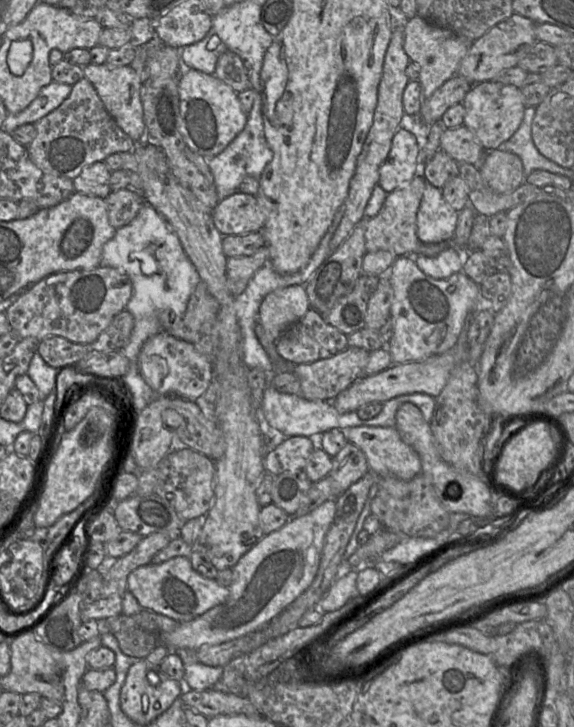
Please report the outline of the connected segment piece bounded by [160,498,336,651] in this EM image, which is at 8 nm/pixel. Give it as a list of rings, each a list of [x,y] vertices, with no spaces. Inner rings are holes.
[[[336,498],[329,499],[306,515],[291,517],[282,528],[265,535],[231,568],[233,582],[228,587],[227,600],[191,621],[179,622],[176,629],[171,632],[161,632],[160,643],[170,650],[183,648],[197,651],[203,646],[221,644],[265,627],[312,584],[319,568],[325,537],[335,514]]]

